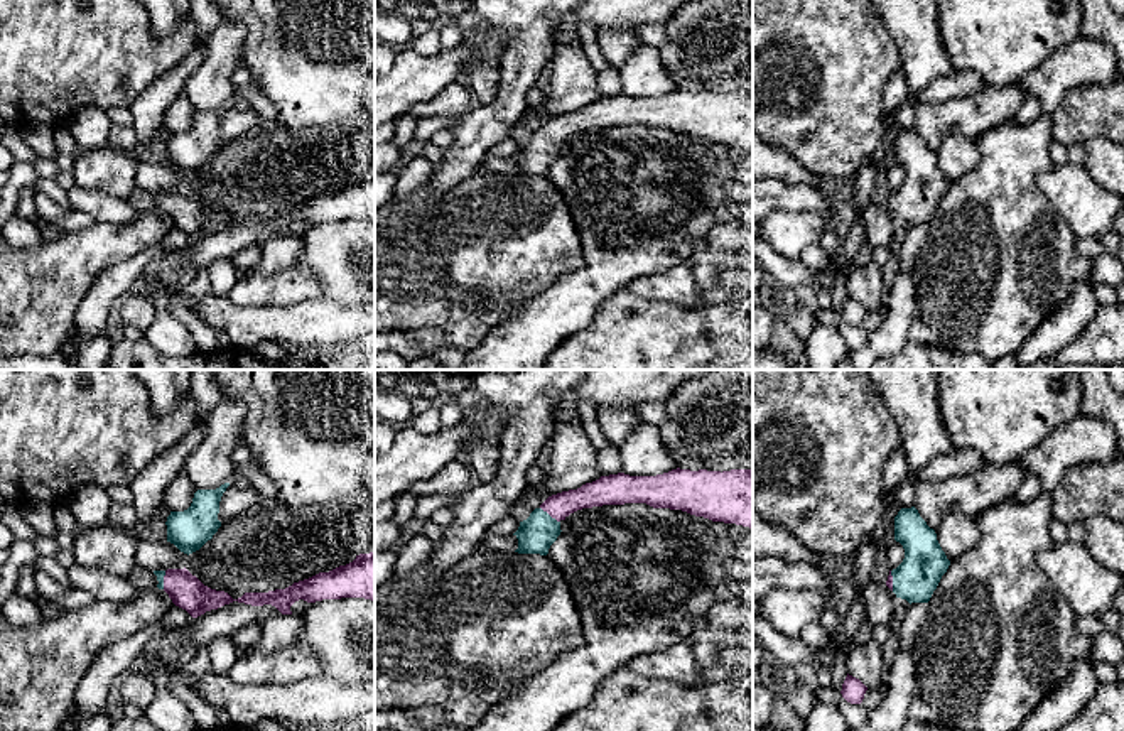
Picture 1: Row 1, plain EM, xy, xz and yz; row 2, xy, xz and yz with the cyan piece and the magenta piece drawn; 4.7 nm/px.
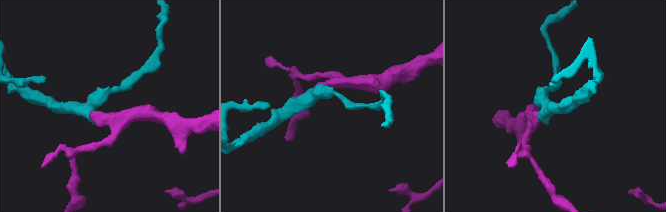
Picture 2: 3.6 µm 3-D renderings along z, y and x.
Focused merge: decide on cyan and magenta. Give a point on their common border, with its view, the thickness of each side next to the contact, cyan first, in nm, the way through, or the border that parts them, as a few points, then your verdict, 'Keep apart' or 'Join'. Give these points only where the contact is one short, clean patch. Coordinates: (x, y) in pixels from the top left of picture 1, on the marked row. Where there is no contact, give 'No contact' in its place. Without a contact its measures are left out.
Touches cyan at xz (549, 515). Thickness 170 nm (cyan) against 120 nm. Path across: xz (535, 534), (549, 515), (567, 502), (596, 493). Join

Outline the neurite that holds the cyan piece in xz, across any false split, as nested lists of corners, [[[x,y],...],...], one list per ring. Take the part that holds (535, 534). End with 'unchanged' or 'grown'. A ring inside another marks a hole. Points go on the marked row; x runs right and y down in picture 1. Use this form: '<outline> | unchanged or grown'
[[[672,469],[657,476],[624,473],[601,476],[577,490],[548,496],[513,533],[518,554],[547,555],[560,535],[560,522],[570,513],[603,506],[646,503],[653,508],[682,510],[712,522],[753,528],[753,469],[690,471]]] | grown

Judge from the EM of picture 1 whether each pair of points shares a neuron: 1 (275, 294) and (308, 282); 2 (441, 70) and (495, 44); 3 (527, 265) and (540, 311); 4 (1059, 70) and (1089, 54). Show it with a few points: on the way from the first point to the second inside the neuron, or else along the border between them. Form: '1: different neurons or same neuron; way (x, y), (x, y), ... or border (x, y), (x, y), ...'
1: same neuron; way (284, 289), (299, 286)
2: same neuron; way (454, 63), (466, 53), (481, 48)
3: different neurons; border (567, 272), (530, 296), (503, 319)
4: same neuron; way (1065, 70), (1082, 61)

